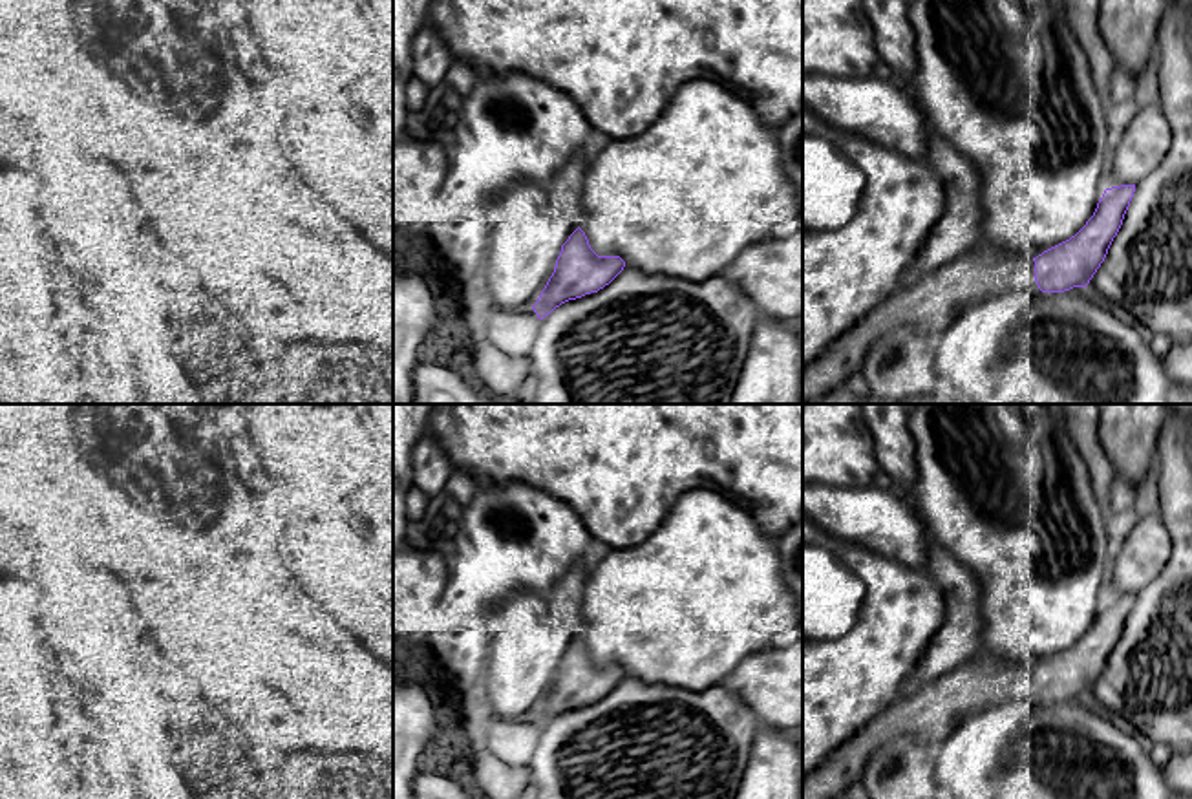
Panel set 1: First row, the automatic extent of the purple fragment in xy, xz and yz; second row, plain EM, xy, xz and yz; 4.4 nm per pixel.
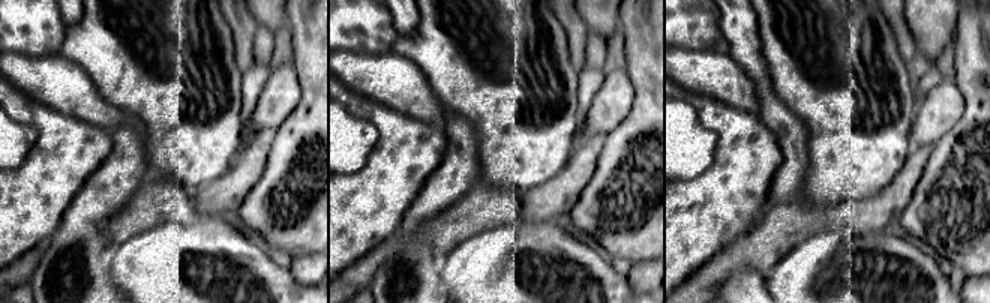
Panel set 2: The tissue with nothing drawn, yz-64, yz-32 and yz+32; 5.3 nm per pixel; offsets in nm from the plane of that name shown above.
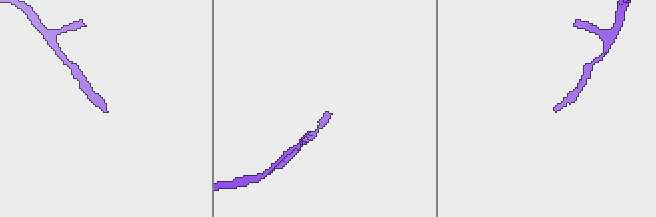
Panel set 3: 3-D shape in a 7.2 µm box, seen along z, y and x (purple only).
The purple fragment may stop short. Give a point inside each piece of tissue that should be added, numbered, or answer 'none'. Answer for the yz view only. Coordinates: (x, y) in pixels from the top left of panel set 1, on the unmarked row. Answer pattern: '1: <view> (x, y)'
1: yz (933, 712)

